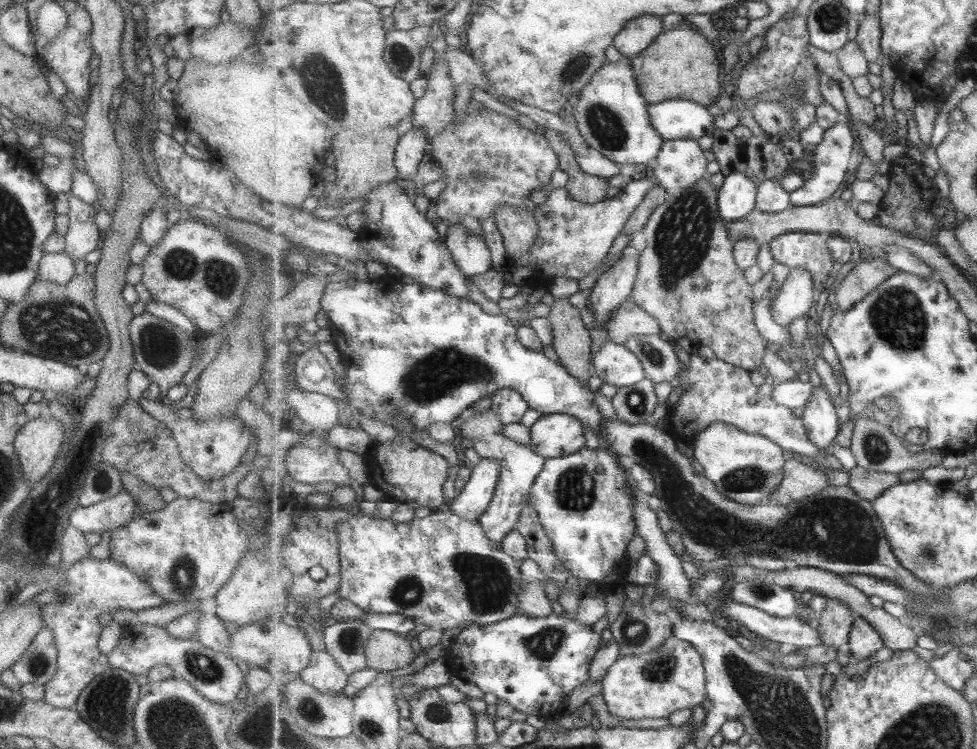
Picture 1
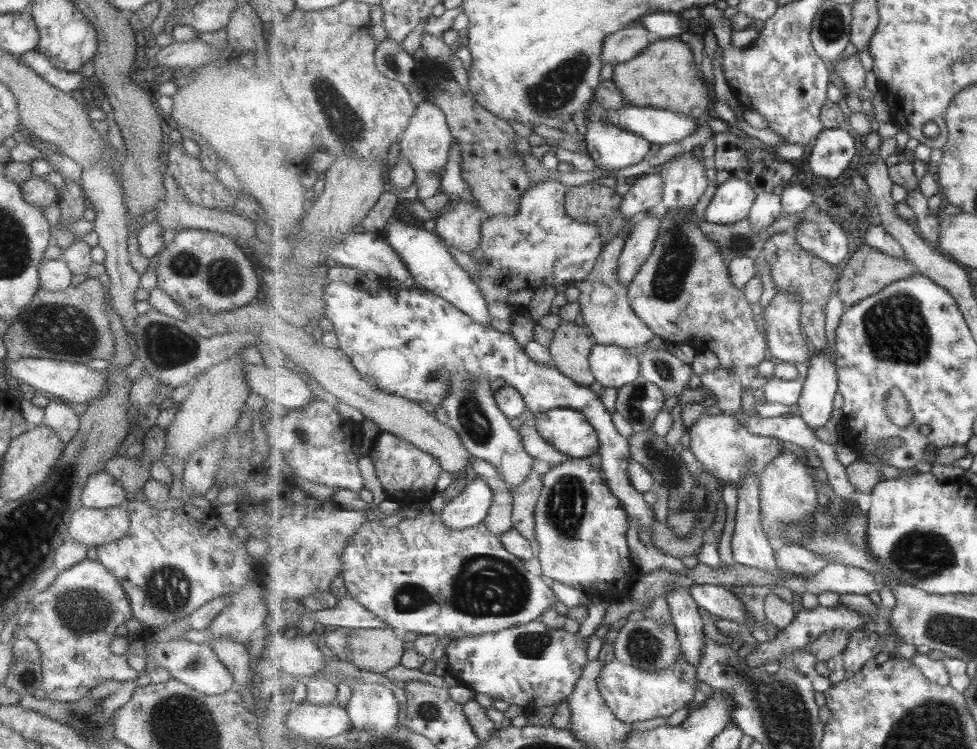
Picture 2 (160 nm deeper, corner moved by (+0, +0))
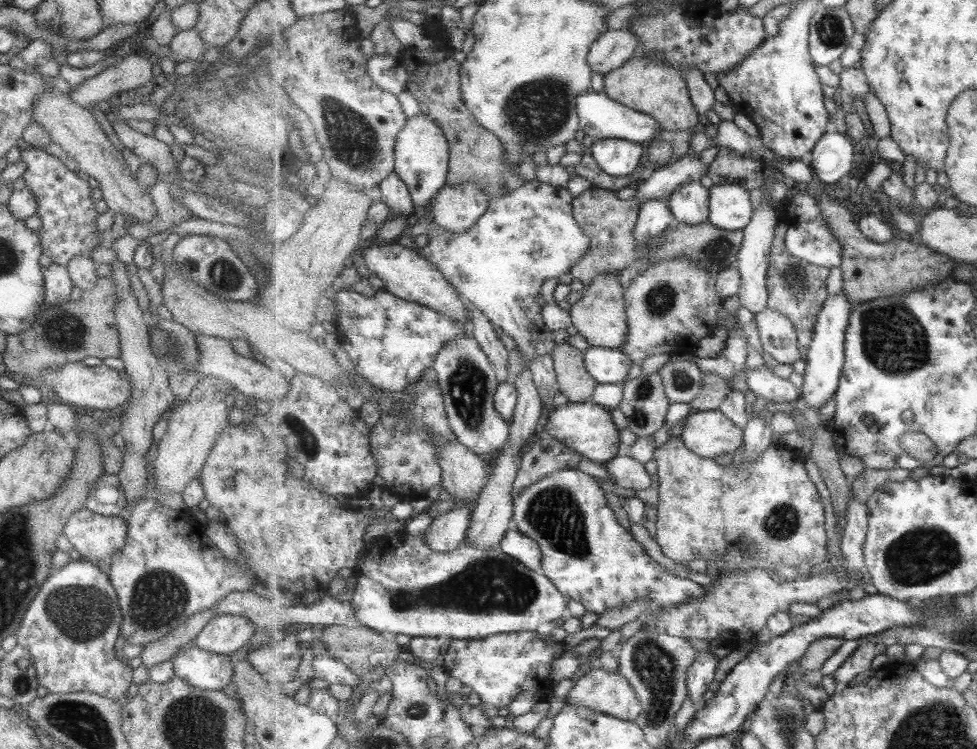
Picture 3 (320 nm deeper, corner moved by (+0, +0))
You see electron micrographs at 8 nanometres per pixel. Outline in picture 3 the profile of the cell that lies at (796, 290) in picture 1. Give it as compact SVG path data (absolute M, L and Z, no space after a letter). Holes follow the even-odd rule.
M771 308L755 316L760 342L770 361L795 364L801 360L799 338L793 322Z

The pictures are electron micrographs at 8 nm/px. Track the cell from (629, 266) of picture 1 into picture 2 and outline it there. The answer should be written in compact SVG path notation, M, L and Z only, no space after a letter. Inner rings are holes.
M646 213L627 237L625 248L619 258L619 282L623 286L631 286L639 270L655 251L660 224L661 218Z

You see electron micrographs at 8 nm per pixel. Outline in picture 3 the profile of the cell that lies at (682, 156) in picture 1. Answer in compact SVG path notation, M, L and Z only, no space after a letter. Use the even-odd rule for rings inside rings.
M699 180L688 182L679 187L668 201L677 223L705 224L710 222L710 189L701 186Z

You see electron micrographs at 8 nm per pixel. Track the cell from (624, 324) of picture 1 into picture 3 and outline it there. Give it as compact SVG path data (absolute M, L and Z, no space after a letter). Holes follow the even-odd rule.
M601 274L591 285L585 286L582 298L569 310L572 325L590 346L619 349L627 344L629 323L627 323L626 290L619 280L619 274Z

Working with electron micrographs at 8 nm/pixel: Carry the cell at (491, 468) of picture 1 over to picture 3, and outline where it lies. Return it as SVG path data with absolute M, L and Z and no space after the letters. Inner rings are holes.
M470 504L455 506L435 518L425 530L426 543L431 546L431 551L445 553L460 548L466 542L473 511Z

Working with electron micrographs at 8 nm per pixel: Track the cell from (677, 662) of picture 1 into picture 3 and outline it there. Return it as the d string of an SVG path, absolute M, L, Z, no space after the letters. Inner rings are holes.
M598 664L576 682L565 704L581 704L628 721L636 721L643 710L626 677L619 672L607 672Z

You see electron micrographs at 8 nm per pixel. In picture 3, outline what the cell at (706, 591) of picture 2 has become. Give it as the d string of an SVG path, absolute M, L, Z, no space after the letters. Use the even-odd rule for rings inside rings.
M579 468L548 474L520 493L515 492L512 519L516 522L516 528L525 536L538 541L543 552L541 572L550 577L567 598L580 602L585 610L596 612L599 616L612 608L619 609L623 605L635 604L640 598L648 600L650 612L702 599L704 586L689 578L670 573L661 563L649 556L629 528L625 529L617 522L615 511L607 503L609 498L605 498L605 493L599 485L599 479Z

